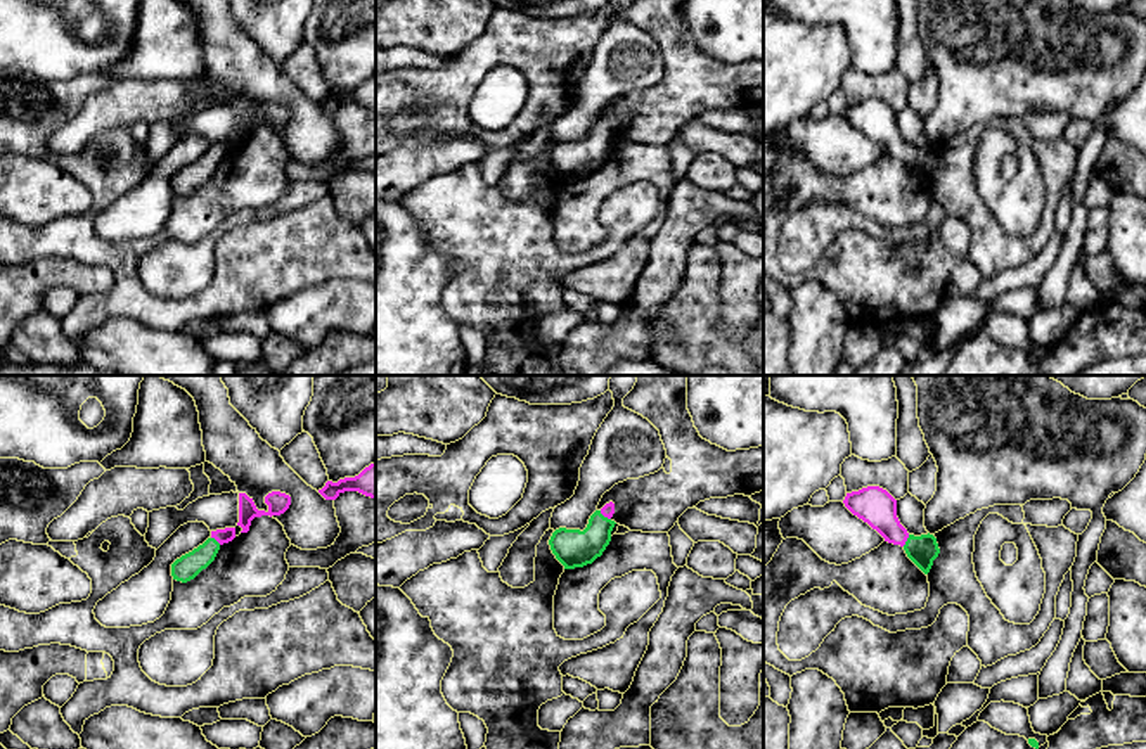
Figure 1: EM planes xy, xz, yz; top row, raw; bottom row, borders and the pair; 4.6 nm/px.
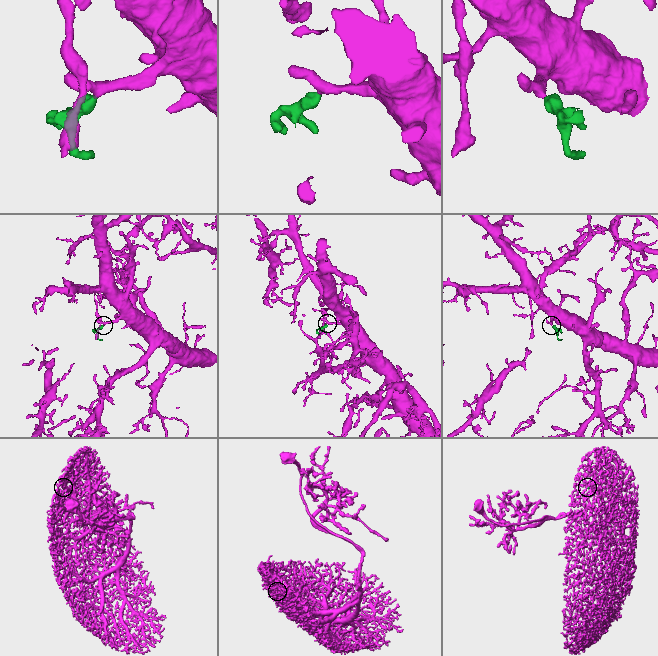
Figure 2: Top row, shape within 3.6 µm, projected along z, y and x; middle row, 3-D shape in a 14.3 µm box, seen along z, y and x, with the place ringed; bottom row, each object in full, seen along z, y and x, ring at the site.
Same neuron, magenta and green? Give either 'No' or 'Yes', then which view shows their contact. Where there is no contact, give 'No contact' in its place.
Yes. Touches magenta in yz

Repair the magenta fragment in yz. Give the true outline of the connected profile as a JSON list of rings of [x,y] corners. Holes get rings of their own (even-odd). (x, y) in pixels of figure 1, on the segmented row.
[[[867,486],[847,493],[845,507],[876,529],[885,541],[900,545],[907,557],[928,574],[940,548],[933,535],[914,536],[900,524],[897,517],[897,500],[879,486]]]

